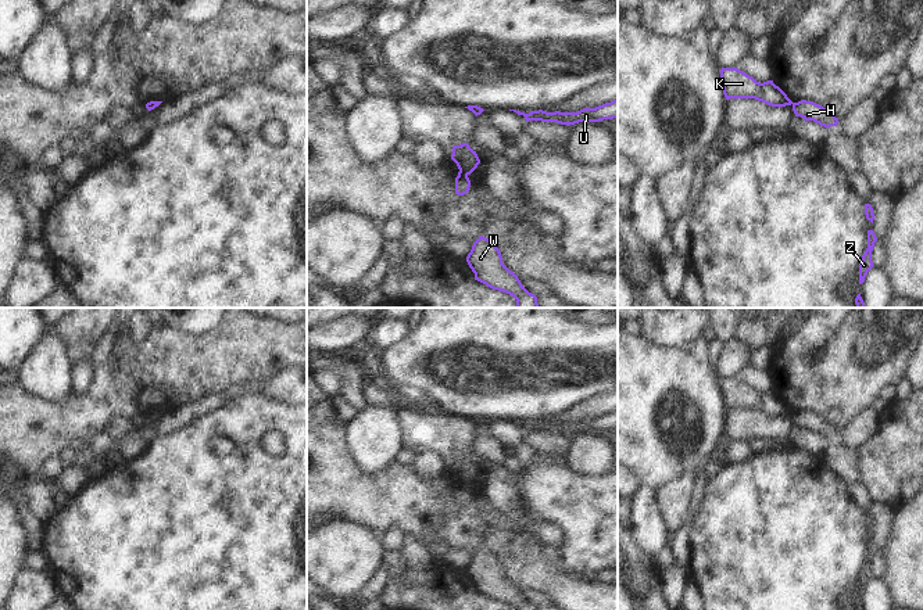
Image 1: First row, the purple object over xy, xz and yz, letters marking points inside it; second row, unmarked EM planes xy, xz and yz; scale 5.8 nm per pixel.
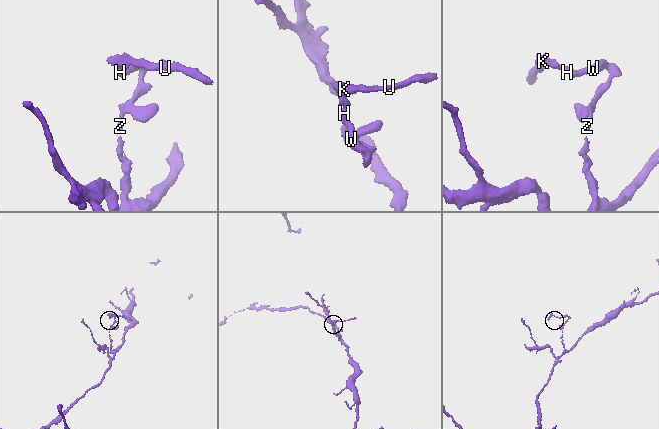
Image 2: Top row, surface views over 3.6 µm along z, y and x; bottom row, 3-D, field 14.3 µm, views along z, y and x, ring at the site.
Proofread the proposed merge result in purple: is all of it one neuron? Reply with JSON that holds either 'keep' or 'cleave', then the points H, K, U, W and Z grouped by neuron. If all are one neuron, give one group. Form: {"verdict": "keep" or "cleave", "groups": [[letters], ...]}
{"verdict": "cleave", "groups": [["H", "W", "Z"], ["K", "U"]]}

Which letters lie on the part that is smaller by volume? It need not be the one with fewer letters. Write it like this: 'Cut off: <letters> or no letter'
Cut off: K, U

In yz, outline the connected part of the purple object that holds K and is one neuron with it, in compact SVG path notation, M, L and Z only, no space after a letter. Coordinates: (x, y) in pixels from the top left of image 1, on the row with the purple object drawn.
M722 68L720 79L726 100L755 98L772 107L786 107L793 104L787 94L776 86L773 80L759 83L737 68Z

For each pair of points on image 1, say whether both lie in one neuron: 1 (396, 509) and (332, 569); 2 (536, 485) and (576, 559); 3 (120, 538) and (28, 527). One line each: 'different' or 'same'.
1: different
2: same
3: different

